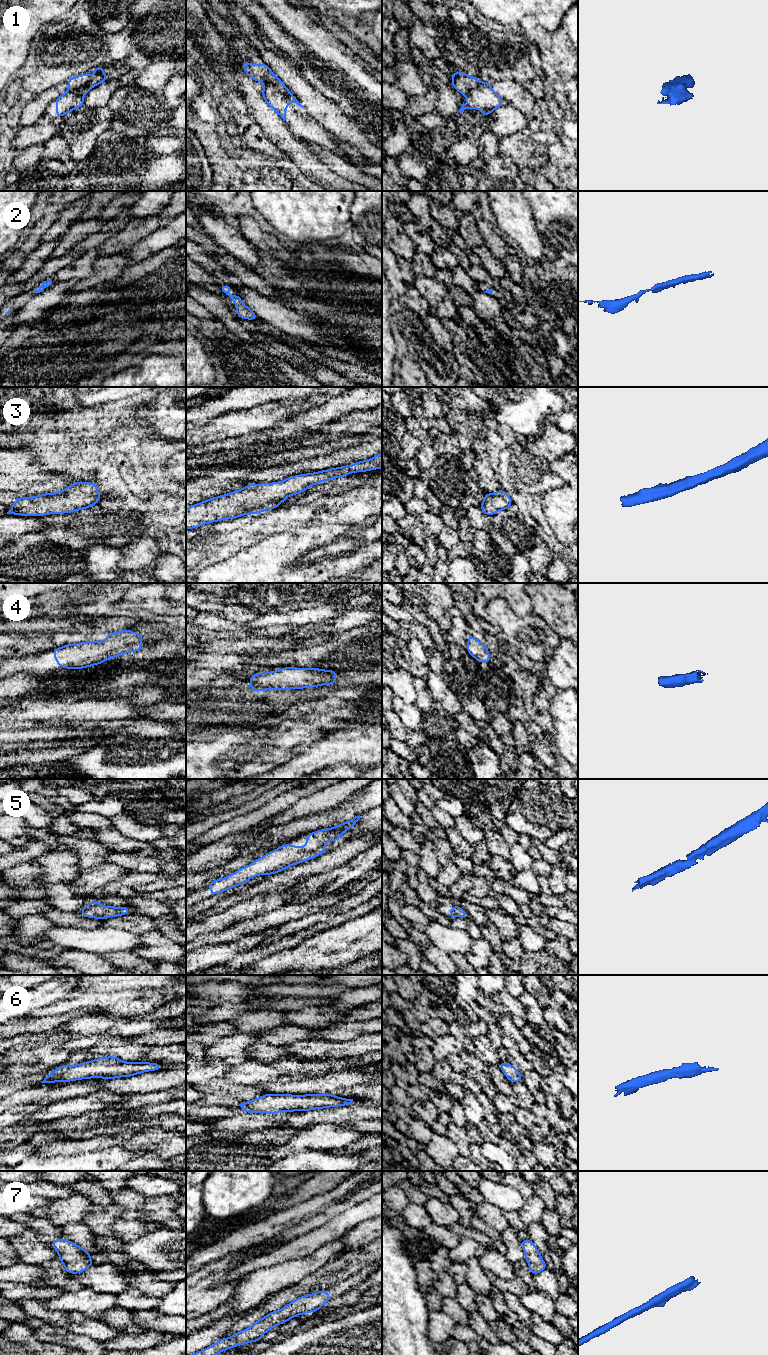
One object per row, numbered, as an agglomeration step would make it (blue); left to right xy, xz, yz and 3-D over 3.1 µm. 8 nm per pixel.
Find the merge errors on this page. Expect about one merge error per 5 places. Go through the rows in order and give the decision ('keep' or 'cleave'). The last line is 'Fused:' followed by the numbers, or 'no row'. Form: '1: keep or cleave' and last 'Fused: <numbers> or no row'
1: cleave
2: keep
3: keep
4: keep
5: keep
6: keep
7: keep
Fused: 1

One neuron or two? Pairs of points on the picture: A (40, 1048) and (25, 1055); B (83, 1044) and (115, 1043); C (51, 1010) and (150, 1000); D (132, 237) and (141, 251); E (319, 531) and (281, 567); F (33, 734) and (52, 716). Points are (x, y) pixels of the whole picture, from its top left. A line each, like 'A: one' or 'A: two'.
A: one
B: one
C: one
D: two
E: one
F: two

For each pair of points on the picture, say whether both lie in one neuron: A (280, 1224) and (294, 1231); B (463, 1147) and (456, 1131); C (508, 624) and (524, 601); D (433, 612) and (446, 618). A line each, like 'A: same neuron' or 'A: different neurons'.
A: different neurons
B: same neuron
C: different neurons
D: same neuron

